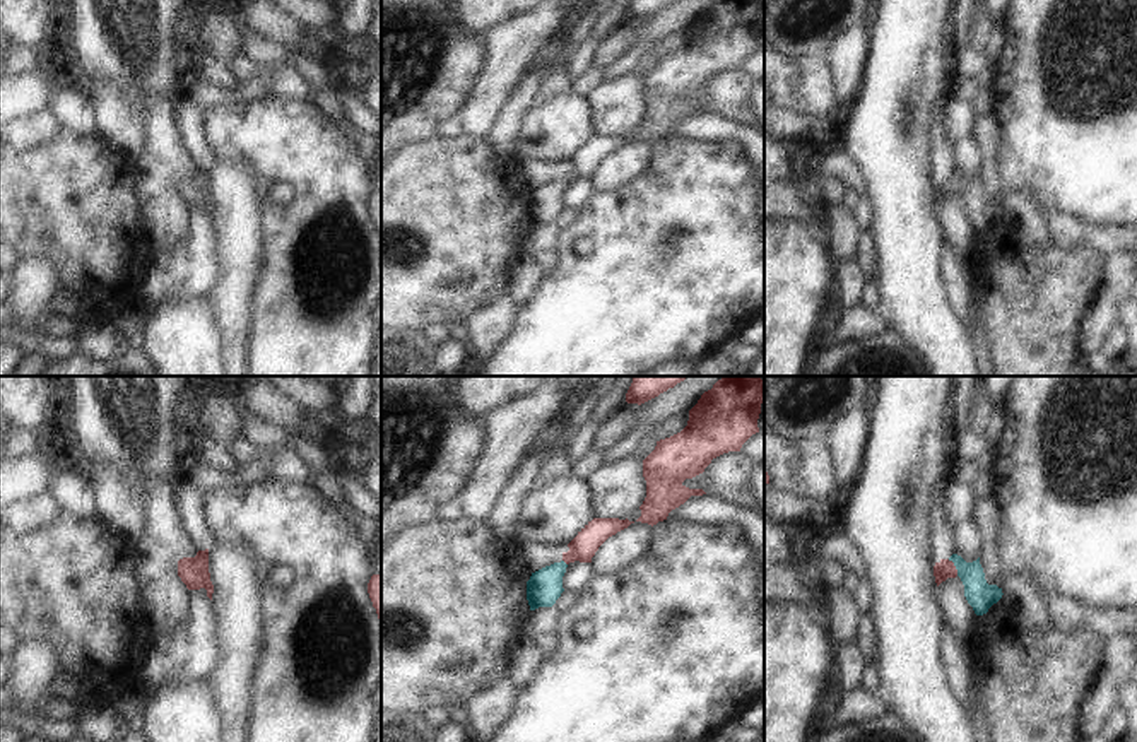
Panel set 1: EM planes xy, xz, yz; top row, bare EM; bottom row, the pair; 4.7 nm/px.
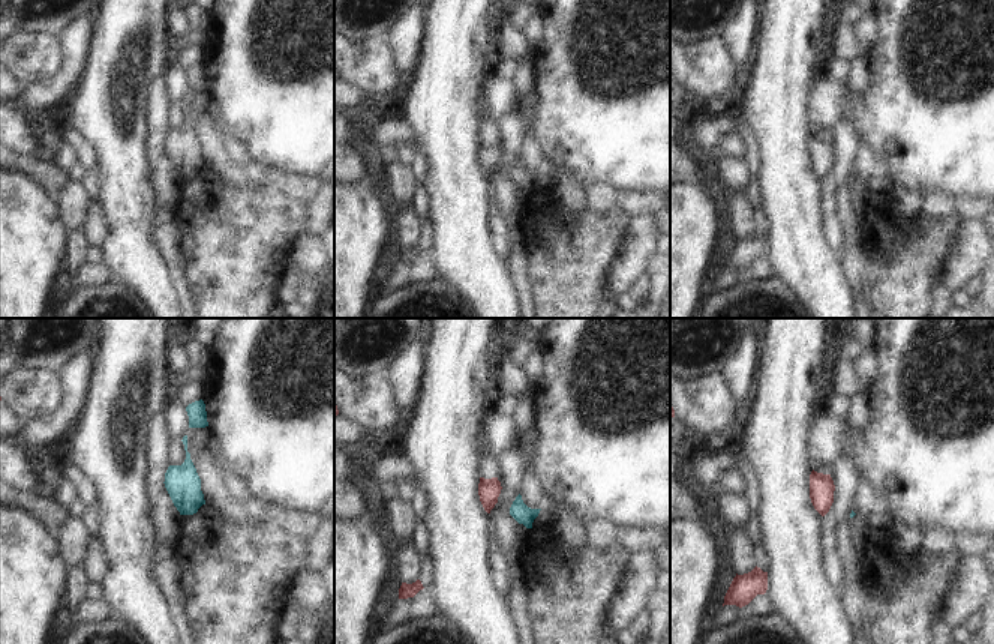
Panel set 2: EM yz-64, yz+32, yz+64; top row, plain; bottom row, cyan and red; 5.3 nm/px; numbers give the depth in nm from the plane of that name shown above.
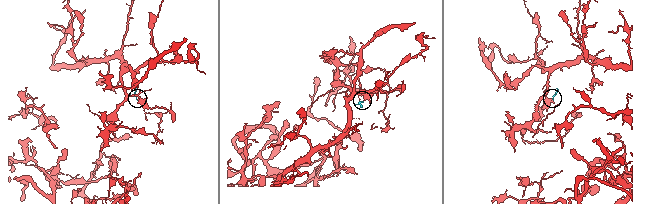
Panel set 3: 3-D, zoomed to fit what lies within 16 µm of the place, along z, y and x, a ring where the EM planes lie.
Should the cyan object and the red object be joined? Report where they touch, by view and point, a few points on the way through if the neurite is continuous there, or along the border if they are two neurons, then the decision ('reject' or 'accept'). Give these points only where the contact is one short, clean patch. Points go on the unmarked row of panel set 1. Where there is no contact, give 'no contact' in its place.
contact yz (954, 182); way yz (980, 212), (975, 200), (954, 182), (946, 185); accept

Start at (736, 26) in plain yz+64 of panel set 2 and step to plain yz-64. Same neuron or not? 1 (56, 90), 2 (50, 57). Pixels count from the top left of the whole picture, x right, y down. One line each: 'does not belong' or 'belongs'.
1: belongs
2: does not belong

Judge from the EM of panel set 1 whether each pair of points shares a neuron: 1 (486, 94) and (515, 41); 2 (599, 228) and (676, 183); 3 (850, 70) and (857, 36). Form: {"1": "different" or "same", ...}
{"1": "same", "2": "same", "3": "same"}

